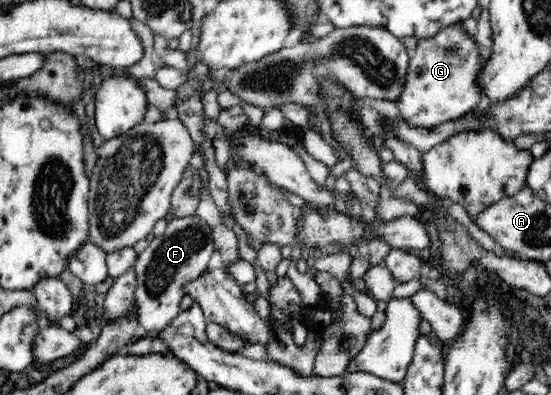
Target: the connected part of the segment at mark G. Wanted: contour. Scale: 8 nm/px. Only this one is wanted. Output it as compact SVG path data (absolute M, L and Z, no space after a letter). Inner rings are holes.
M461 22L441 29L431 38L421 38L410 58L403 87L394 101L397 106L395 119L411 128L427 130L477 111L483 97L474 77L482 61L474 40L461 31Z

